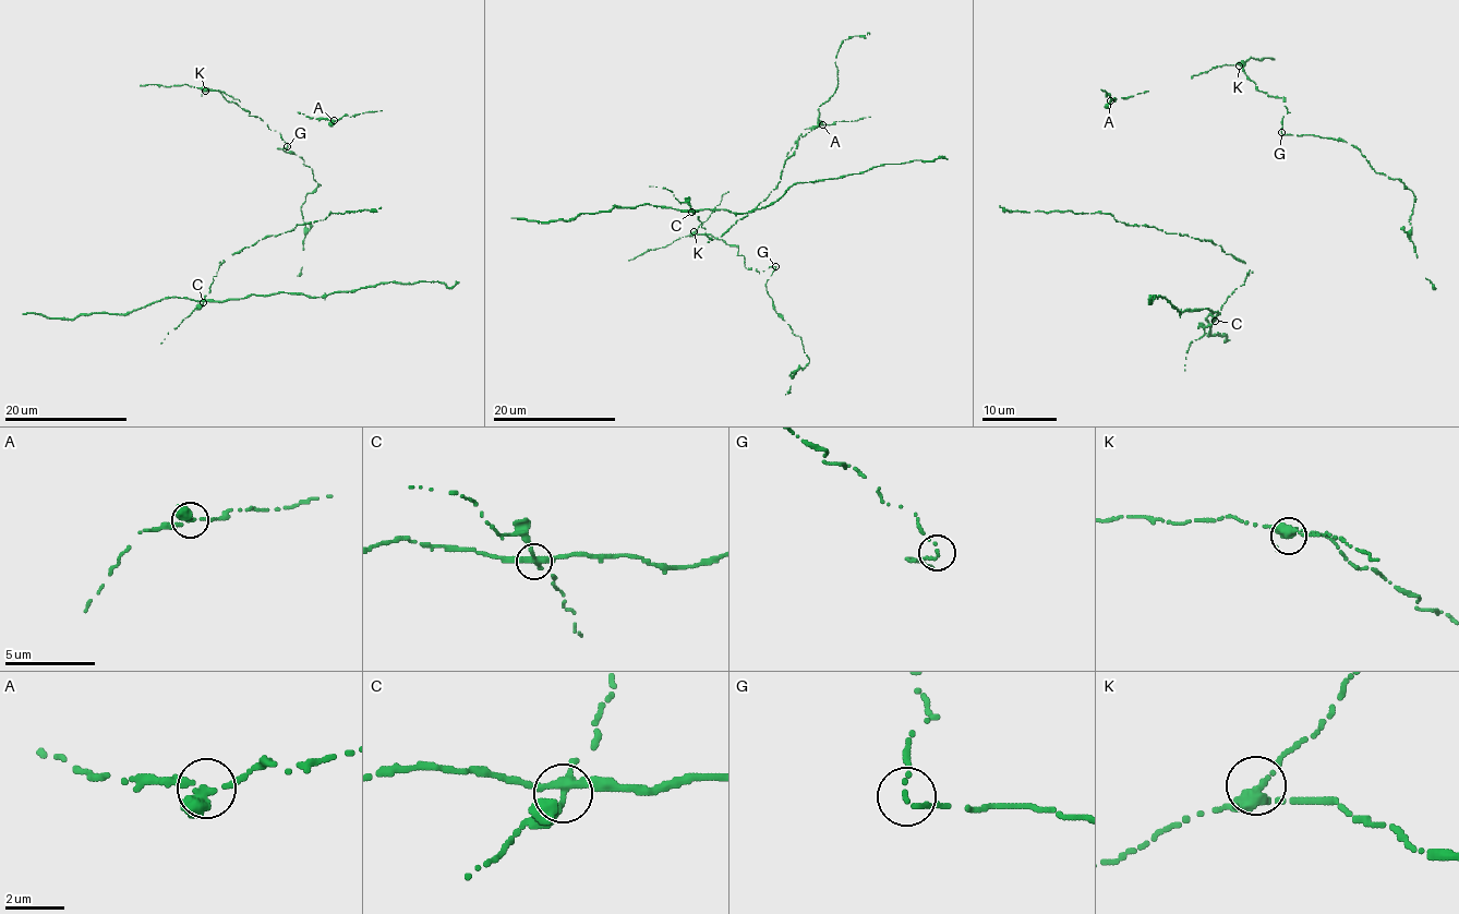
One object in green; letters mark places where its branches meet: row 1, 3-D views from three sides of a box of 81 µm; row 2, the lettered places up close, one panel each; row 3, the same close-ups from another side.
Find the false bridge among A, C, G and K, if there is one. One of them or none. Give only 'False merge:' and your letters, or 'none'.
False merge: C

